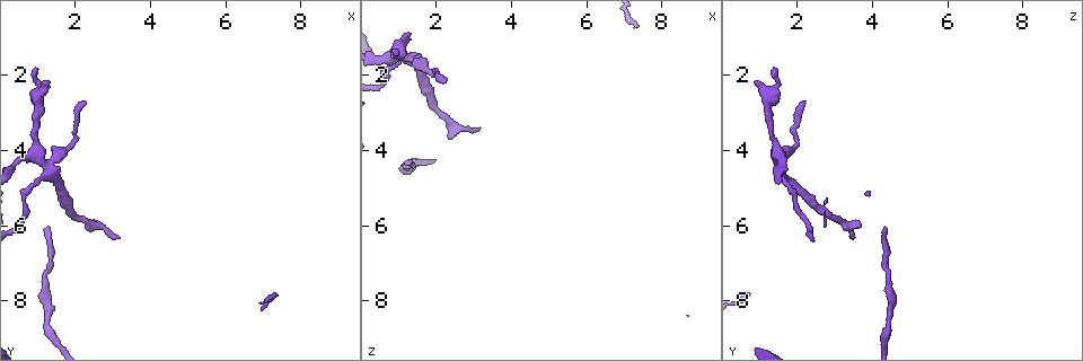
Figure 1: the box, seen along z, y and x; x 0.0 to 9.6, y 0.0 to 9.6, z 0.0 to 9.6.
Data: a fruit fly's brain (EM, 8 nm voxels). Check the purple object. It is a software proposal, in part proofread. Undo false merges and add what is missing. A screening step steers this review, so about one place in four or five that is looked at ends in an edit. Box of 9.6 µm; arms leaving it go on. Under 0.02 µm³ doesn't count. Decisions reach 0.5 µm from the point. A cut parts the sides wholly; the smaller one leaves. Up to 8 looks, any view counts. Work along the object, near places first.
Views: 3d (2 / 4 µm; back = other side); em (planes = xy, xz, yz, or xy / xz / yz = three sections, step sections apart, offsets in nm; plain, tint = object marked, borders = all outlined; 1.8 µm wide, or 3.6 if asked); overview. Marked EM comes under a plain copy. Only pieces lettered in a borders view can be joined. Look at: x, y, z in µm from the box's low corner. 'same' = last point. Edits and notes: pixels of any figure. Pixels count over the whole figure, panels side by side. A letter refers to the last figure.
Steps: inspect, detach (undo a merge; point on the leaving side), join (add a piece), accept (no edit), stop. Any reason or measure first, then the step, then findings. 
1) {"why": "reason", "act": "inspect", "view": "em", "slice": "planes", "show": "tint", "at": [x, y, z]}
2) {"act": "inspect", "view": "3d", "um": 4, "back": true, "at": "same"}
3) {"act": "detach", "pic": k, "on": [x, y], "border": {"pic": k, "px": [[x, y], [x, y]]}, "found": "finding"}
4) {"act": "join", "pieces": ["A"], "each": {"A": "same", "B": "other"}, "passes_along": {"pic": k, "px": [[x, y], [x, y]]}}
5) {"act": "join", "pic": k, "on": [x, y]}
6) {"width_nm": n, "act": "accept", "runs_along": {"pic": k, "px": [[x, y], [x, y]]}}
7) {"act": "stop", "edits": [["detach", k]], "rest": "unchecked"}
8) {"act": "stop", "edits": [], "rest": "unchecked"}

{"why": "thin neck", "act": "inspect", "view": "em", "slice": "xz", "step": 8, "show": "tint", "at": [1.15, 4.25, 1.50]}

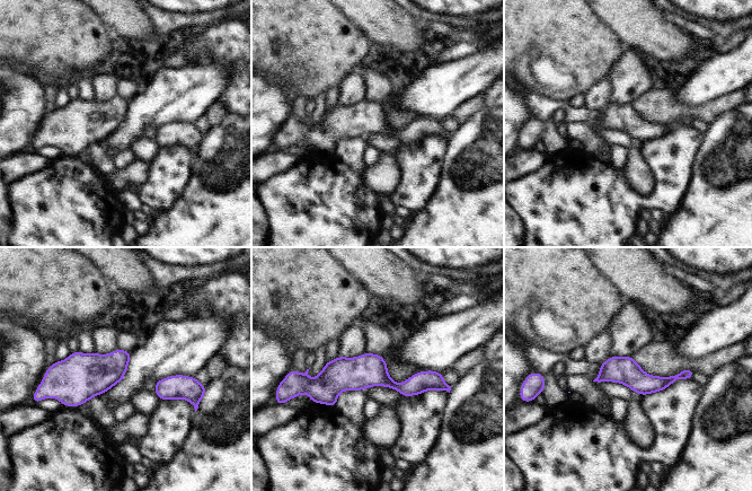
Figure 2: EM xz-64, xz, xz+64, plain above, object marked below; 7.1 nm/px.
{"act": "inspect", "view": "em", "slice": "xz", "step": 8, "show": "borders", "at": "same"}

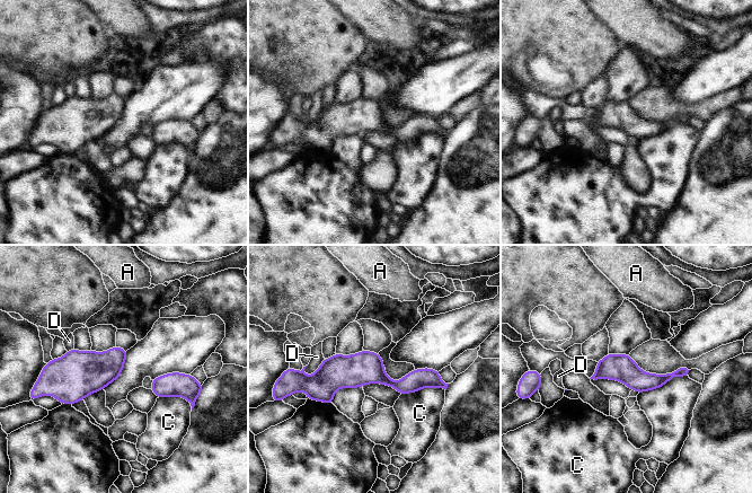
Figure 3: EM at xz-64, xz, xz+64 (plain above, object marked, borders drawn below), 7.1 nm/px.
{"width_nm": 190, "act": "accept", "each": {"A": "other", "C": "other", "D": "other"}, "runs_along": {"pic": 3, "px": [[308, 384], [330, 376], [441, 384]]}, "found": "all the same neuron"}

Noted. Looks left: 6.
{"why": "free end", "act": "inspect", "view": "3d", "um": 2, "at": [1.35, 2.25, 0.90]}

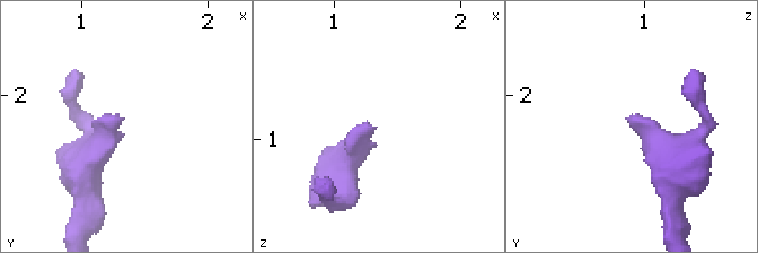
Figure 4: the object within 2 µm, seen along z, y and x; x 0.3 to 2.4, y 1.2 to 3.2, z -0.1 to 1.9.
{"act": "inspect", "view": "em", "slice": "planes", "show": "borders", "at": [1.34, 2.18, 0.90]}

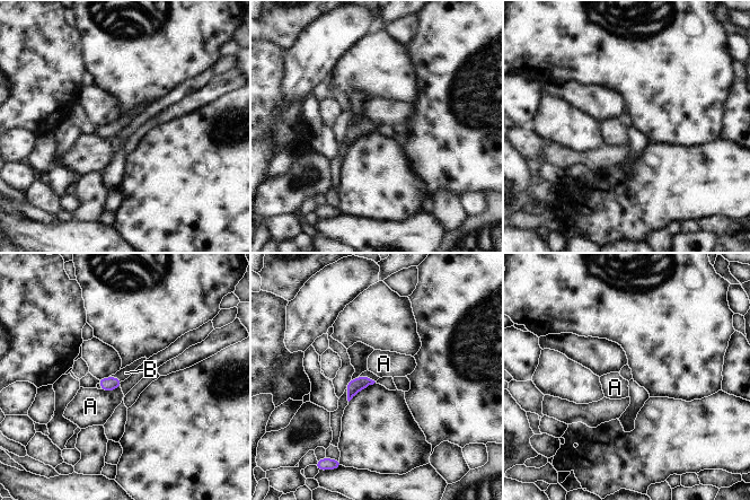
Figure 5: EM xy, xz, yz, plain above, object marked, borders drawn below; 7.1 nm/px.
{"width_nm": 100, "act": "join", "pieces": ["B"], "each": {"A": "other", "B": "same"}, "passes_along": {"pic": 5, "px": [[354, 386], [365, 376], [368, 374]]}, "found": "the neuron continues"}

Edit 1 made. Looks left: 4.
{"act": "inspect", "view": "overview"}

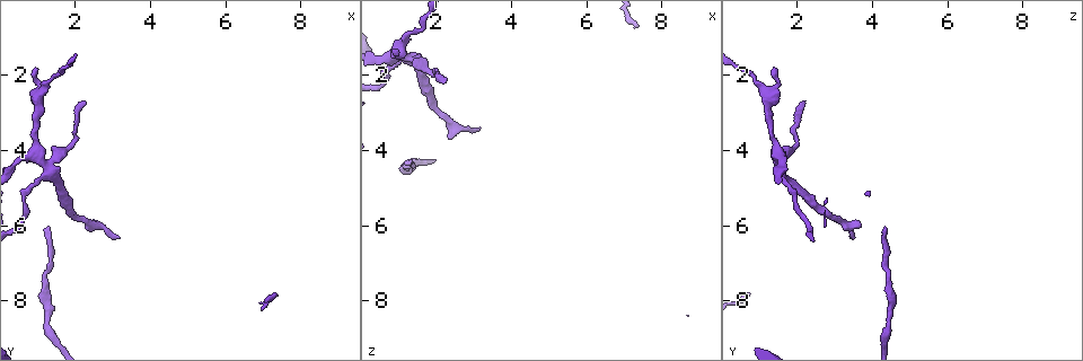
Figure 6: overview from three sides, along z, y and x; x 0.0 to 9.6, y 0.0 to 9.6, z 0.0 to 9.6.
{"why": "thin end", "act": "inspect", "view": "3d", "um": 2, "at": [3.20, 6.35, 3.35]}

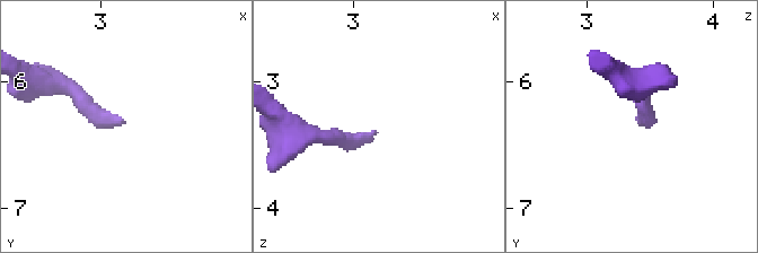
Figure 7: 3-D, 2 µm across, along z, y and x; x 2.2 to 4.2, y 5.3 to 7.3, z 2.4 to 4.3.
{"act": "inspect", "view": "em", "slice": "planes", "show": "borders", "at": [3.18, 6.32, 3.38]}

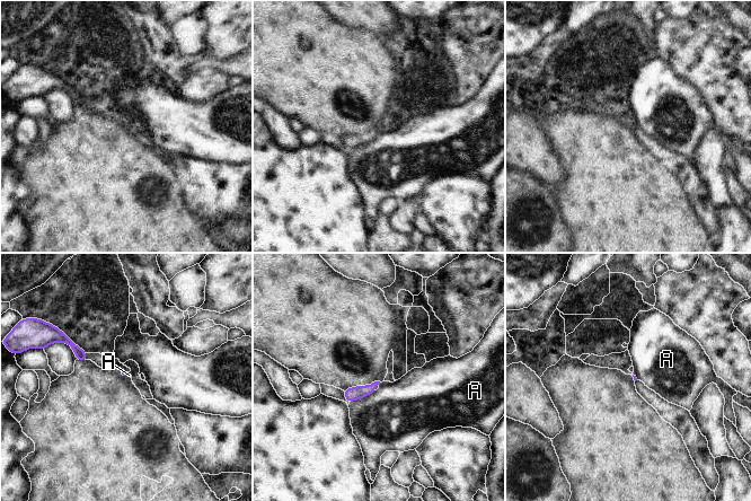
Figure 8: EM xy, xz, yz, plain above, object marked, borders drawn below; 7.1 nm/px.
{"act": "accept", "each": {"A": "other"}, "border": {"pic": 8, "px": [[376, 390], [349, 402]]}, "found": "none of them fits"}

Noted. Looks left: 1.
{"act": "stop", "edits": [["join", 5]], "rest": "unchecked"}

